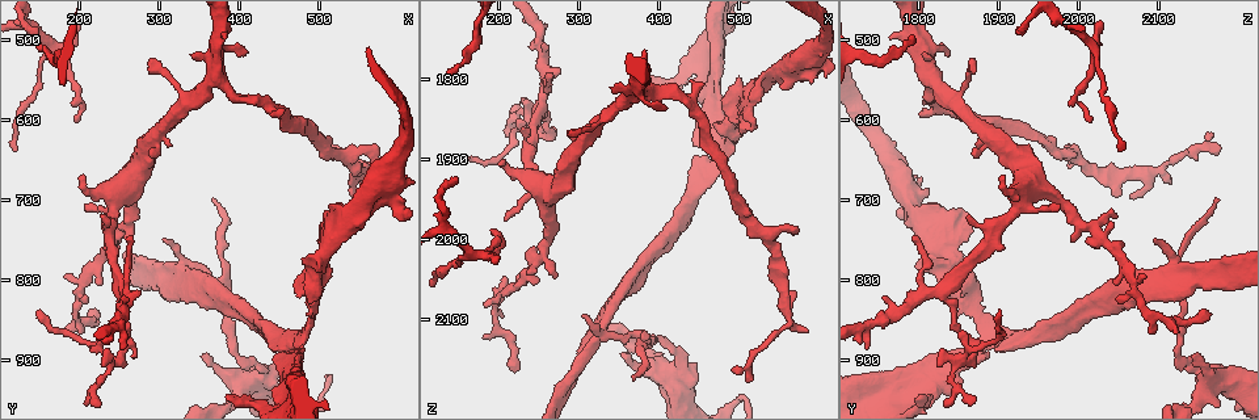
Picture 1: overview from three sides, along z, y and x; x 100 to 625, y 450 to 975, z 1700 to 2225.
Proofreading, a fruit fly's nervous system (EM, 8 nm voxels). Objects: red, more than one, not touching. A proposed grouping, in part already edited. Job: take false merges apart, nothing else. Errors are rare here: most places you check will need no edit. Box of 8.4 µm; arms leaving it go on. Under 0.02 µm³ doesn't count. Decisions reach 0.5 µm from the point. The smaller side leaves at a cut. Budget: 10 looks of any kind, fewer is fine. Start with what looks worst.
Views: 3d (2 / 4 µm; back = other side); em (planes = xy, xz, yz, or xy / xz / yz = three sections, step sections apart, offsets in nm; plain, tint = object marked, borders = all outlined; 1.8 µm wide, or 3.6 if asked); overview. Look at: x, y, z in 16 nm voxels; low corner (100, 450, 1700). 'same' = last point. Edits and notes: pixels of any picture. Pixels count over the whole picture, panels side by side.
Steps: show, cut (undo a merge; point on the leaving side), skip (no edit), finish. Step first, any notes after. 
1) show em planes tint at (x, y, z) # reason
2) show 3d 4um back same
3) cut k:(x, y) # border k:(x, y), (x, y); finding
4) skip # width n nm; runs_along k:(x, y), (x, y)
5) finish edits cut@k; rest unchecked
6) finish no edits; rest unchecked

show 3d 2um at (325, 780, 2115) # abrupt turn

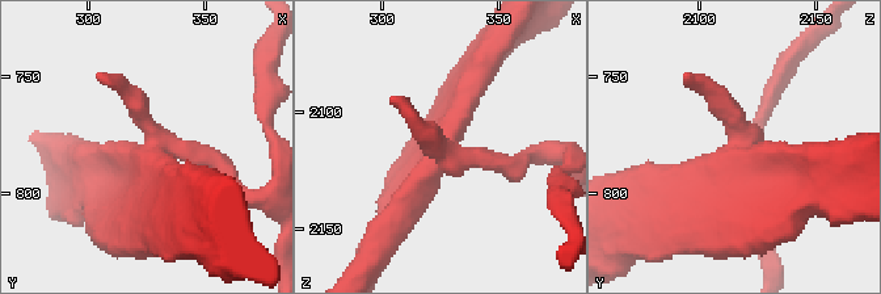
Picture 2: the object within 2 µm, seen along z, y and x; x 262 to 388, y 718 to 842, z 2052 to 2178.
show em xy step 4 tint at (330, 784, 2115) # shape alone is not enough

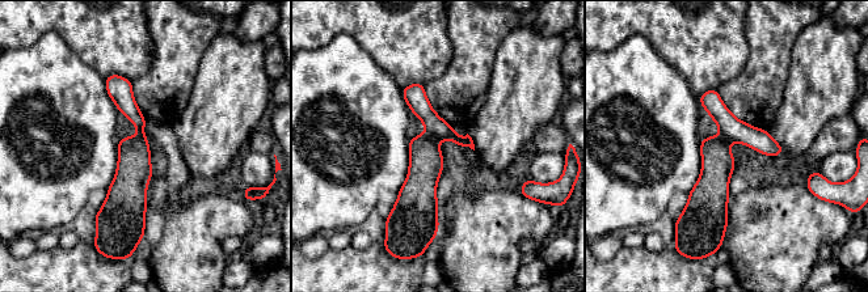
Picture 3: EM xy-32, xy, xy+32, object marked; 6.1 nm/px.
cut 3:(417, 101) # part_leaving 3:(712, 92), (738, 131), (779, 149); two cells meet here

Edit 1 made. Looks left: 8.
show overview # see it whole again

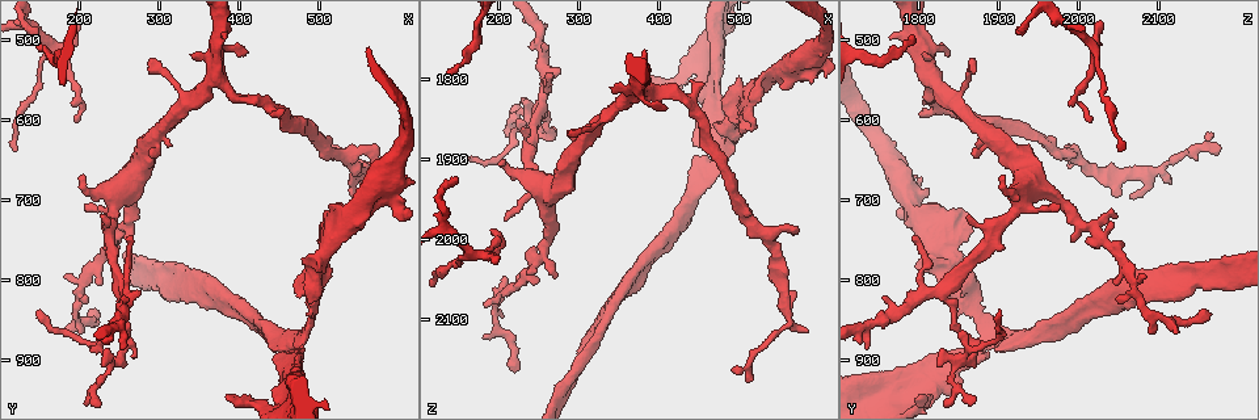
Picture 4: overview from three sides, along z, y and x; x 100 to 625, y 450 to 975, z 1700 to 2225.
show 3d 2um at (250, 810, 1835) # thick turns thin

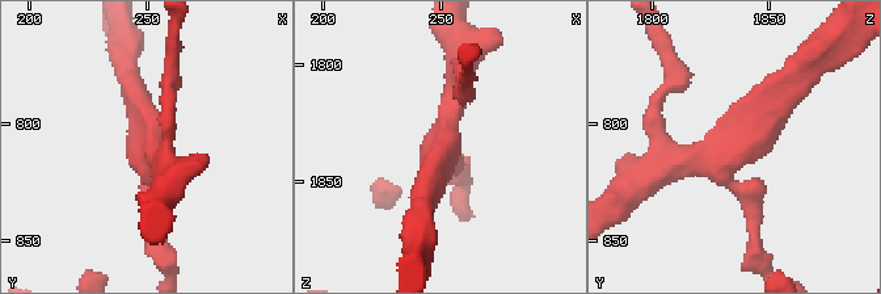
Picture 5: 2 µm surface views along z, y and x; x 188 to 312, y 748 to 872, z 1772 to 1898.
show em 3.6um yz step 4 tint at (249, 815, 1835) # need the tissue

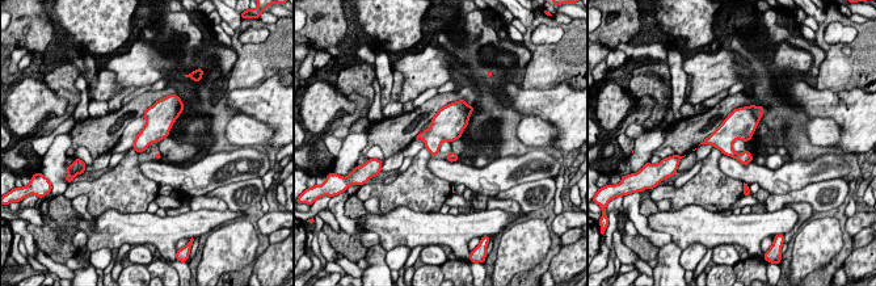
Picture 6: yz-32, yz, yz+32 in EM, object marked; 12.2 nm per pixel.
show em 3.6um planes tint same

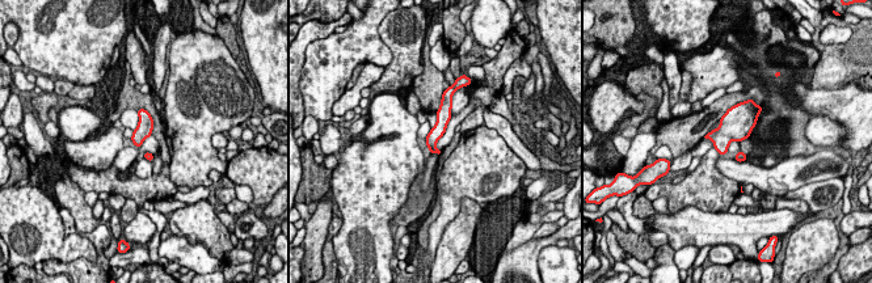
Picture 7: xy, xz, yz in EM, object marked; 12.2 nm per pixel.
skip # runs_along 7:(443, 104), (433, 150); all the same cell

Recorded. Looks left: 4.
show em planes borders at (370, 550, 1815) # a fork

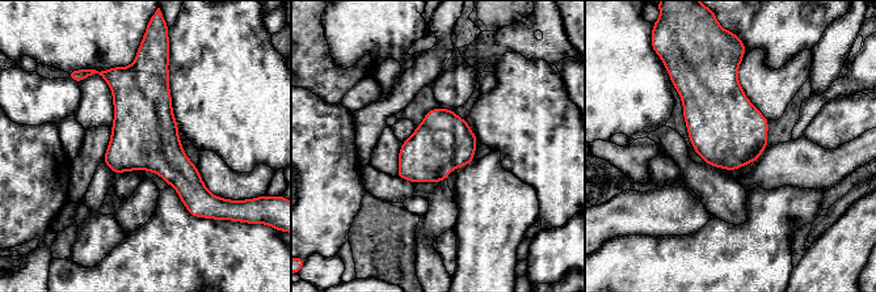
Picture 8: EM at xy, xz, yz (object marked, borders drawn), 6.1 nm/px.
skip # all the same cell

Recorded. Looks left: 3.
finish edits cut@3; rest unchecked

